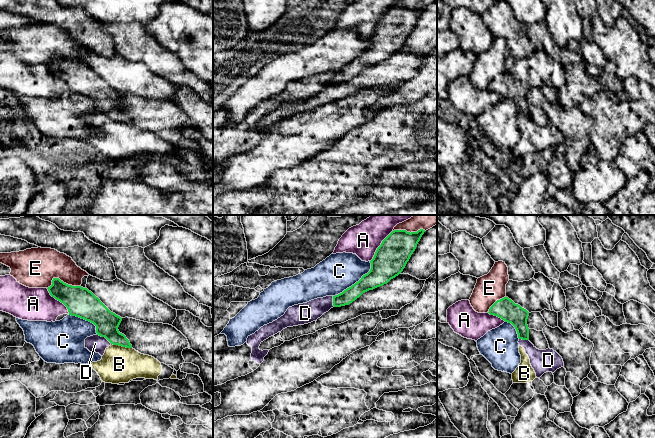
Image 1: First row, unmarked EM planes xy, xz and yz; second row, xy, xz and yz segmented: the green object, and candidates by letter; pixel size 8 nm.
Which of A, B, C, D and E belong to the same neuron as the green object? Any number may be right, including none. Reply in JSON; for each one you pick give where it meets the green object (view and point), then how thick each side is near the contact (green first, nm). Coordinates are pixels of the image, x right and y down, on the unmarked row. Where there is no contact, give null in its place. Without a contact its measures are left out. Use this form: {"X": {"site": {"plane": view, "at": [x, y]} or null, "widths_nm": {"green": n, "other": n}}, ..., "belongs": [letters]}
{"belongs": []}

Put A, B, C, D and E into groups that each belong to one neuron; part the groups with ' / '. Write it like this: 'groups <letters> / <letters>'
groups A / B D / C / E

